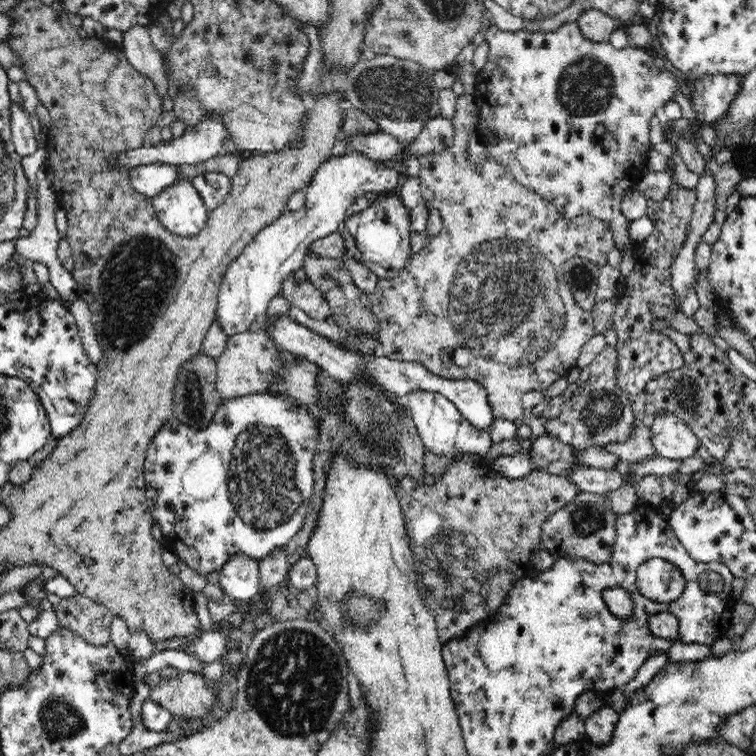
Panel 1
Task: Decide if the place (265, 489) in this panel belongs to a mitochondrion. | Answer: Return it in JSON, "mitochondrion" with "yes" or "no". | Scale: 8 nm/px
{"mitochondrion":"yes"}

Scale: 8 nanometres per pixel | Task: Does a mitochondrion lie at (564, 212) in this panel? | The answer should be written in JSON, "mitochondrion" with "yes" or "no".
{"mitochondrion":"no"}

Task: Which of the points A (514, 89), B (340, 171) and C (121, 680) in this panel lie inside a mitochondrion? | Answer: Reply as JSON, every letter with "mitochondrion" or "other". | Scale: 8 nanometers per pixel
{"A":"other","B":"other","C":"other"}

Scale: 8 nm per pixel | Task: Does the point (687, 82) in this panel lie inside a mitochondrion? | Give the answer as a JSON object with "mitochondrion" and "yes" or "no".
{"mitochondrion":"no"}

